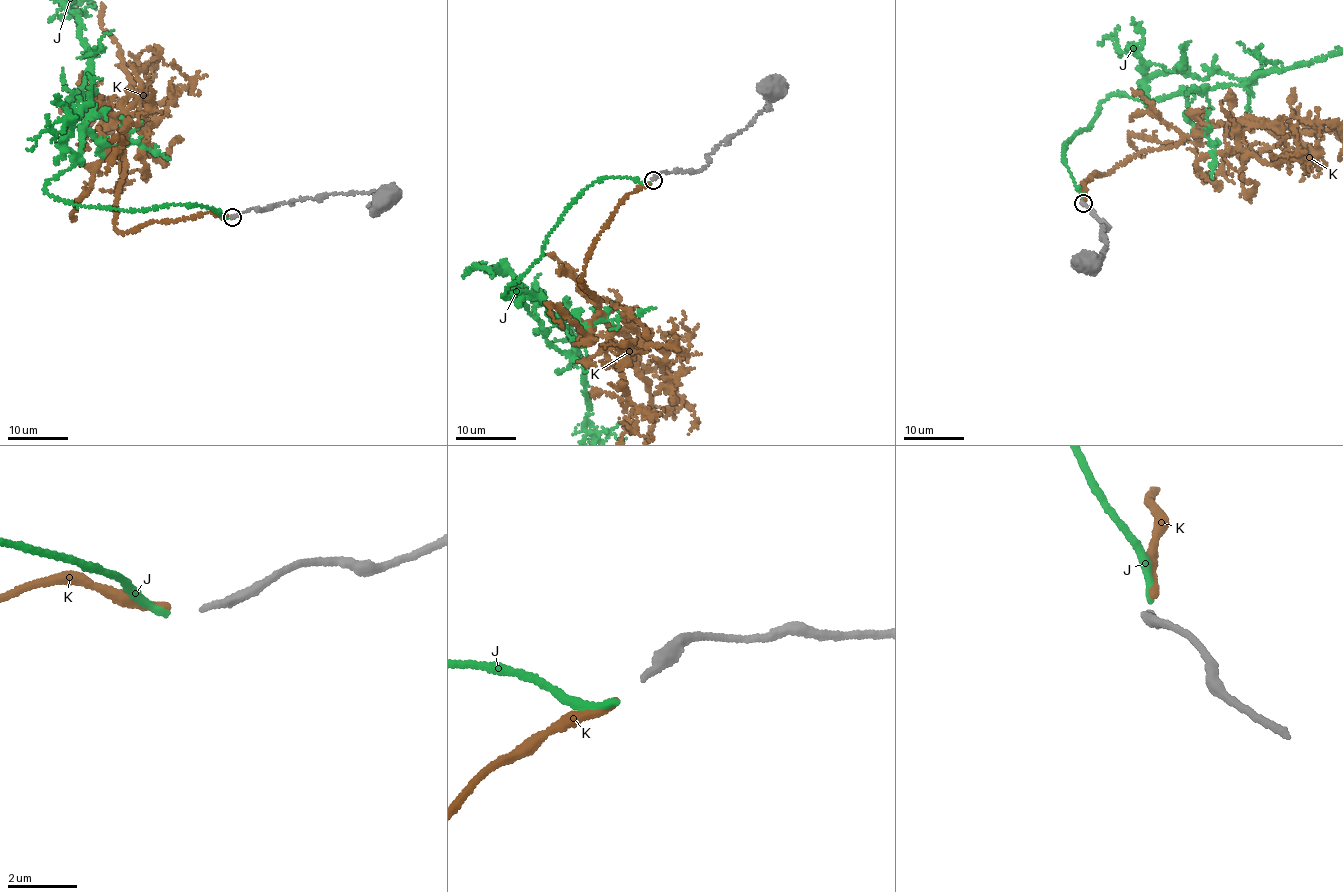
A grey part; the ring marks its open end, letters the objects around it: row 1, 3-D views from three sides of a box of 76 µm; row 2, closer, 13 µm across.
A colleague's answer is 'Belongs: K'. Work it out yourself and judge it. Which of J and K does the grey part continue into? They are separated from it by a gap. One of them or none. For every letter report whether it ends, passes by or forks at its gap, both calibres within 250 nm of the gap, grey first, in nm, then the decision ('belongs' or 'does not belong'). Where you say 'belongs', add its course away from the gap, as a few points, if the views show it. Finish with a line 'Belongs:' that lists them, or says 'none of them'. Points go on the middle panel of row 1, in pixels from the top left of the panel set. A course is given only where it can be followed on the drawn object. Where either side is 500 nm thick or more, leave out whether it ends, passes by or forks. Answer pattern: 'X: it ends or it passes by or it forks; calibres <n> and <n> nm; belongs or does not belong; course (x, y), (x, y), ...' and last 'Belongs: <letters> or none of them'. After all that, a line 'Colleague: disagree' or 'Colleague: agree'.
J: it ends; calibres 240 and 180 nm; does not belong
K: it ends; calibres 240 and 240 nm; belongs
Belongs: K
Colleague: agree

